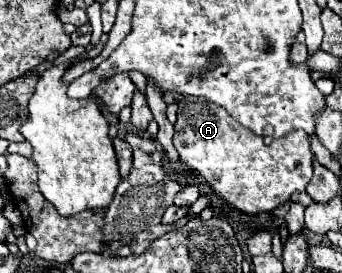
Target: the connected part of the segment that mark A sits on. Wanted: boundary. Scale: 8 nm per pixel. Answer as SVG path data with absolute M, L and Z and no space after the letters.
M183 97L179 103L177 111L177 123L175 123L175 137L173 145L181 157L181 161L195 169L213 189L217 195L221 195L231 207L235 207L241 213L247 215L259 215L259 213L269 213L289 201L291 193L303 191L313 175L313 153L309 145L309 135L305 131L295 129L293 133L287 133L287 137L281 137L273 141L271 145L263 145L261 137L257 137L253 131L247 127L239 125L225 109L219 105L213 105L205 101L205 97Z

